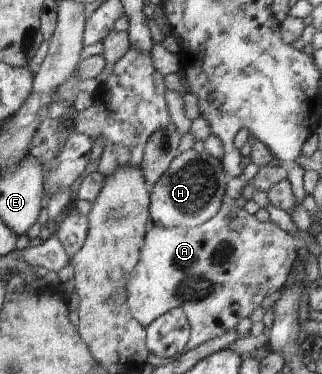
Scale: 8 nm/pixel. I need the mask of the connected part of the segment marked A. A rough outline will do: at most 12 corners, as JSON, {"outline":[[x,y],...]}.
{"outline":[[235,204],[146,226],[126,288],[145,328],[183,309],[186,352],[280,292],[298,238]]}

